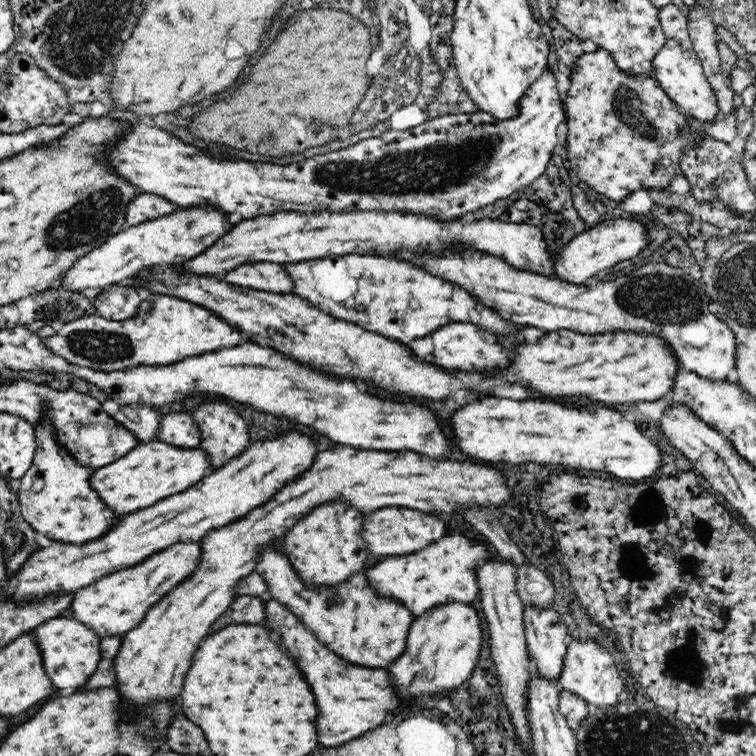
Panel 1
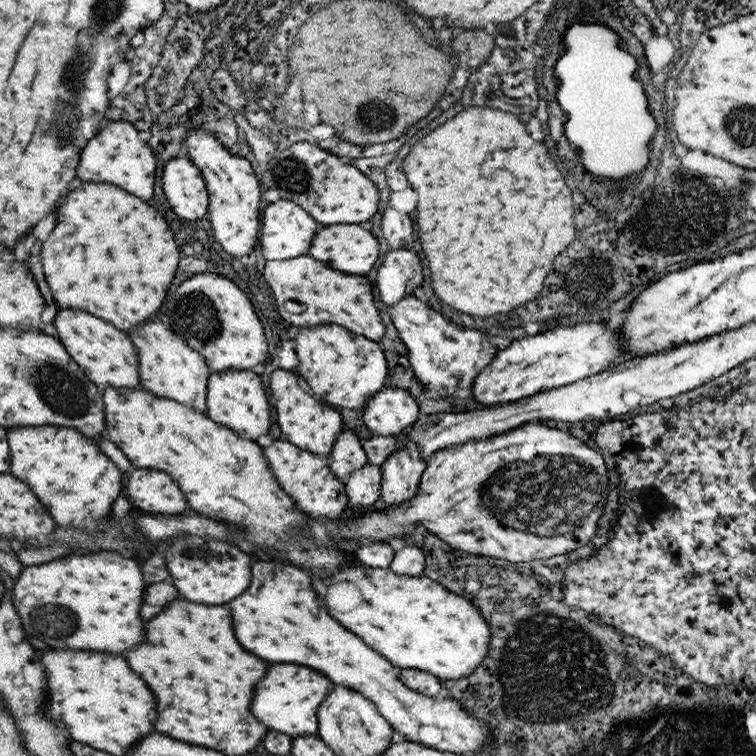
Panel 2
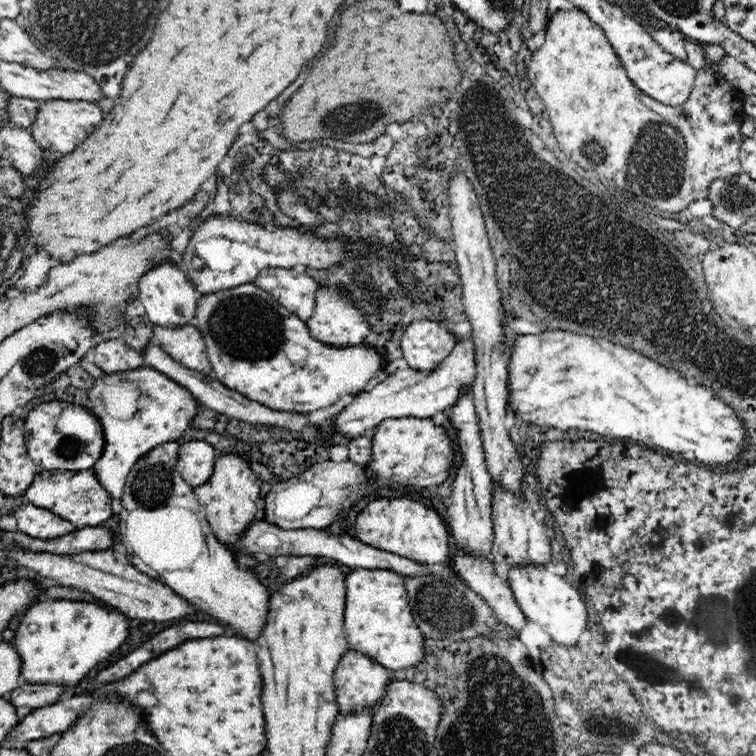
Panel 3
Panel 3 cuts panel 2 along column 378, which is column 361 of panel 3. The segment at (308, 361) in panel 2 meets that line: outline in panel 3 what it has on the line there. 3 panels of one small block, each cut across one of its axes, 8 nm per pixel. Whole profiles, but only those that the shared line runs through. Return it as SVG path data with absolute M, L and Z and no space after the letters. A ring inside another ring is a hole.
M242 284L202 296L190 324L202 330L208 360L218 380L226 388L272 410L308 414L334 406L348 394L358 398L374 382L390 374L390 360L380 354L382 350L370 344L340 348L320 342L310 334L306 320L284 308L256 284Z

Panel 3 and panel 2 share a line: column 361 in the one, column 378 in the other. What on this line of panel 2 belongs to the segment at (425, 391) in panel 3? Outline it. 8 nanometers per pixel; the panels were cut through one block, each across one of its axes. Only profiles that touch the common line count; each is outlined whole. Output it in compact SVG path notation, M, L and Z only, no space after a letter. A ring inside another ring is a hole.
M383 388L381 394L363 406L363 424L383 438L397 436L405 428L411 428L419 416L417 400L403 388Z

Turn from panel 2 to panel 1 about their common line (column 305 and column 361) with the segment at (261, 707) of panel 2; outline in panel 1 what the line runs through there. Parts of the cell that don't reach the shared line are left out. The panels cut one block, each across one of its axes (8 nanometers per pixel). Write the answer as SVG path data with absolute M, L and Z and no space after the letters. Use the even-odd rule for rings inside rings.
M270 596L264 598L264 622L262 626L270 630L270 636L284 648L294 662L298 662L298 670L302 670L306 682L310 682L310 690L314 690L316 706L318 706L318 744L320 746L340 746L348 740L360 738L372 728L388 722L388 714L398 710L398 702L388 684L386 670L372 670L362 666L352 666L346 660L340 660L334 652L326 650L314 634L302 624L302 620L290 612L280 602Z

